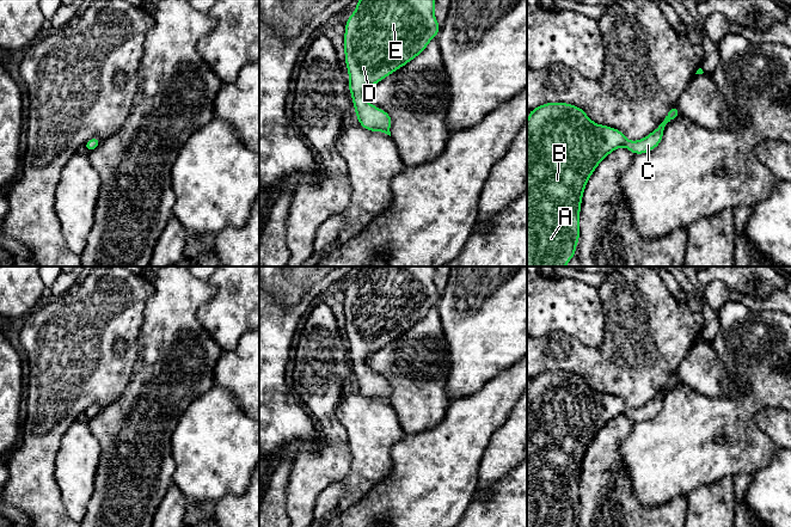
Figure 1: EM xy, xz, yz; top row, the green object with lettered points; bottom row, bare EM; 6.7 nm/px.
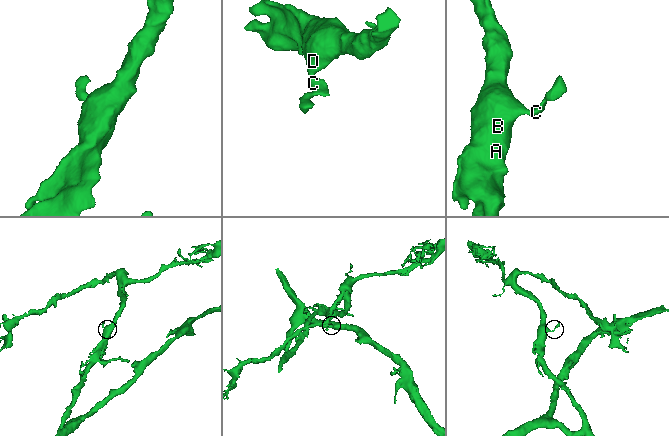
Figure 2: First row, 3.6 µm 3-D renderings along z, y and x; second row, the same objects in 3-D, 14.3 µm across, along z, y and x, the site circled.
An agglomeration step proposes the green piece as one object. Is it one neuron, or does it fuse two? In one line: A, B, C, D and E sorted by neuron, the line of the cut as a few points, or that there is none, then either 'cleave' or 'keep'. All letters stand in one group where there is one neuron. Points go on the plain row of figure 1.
A B C D E | no cut | keep

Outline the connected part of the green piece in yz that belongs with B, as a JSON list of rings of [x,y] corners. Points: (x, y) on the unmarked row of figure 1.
[[[545,370],[528,379],[527,390],[527,527],[571,527],[576,521],[580,507],[580,479],[582,464],[594,437],[614,417],[627,415],[632,422],[643,422],[655,417],[663,406],[668,390],[681,381],[676,373],[672,374],[664,388],[648,404],[638,409],[628,409],[615,396],[594,391],[576,373],[568,370]]]

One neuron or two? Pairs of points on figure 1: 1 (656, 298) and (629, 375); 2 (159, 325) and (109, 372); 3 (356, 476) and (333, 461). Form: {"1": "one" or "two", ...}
{"1": "one", "2": "two", "3": "two"}

